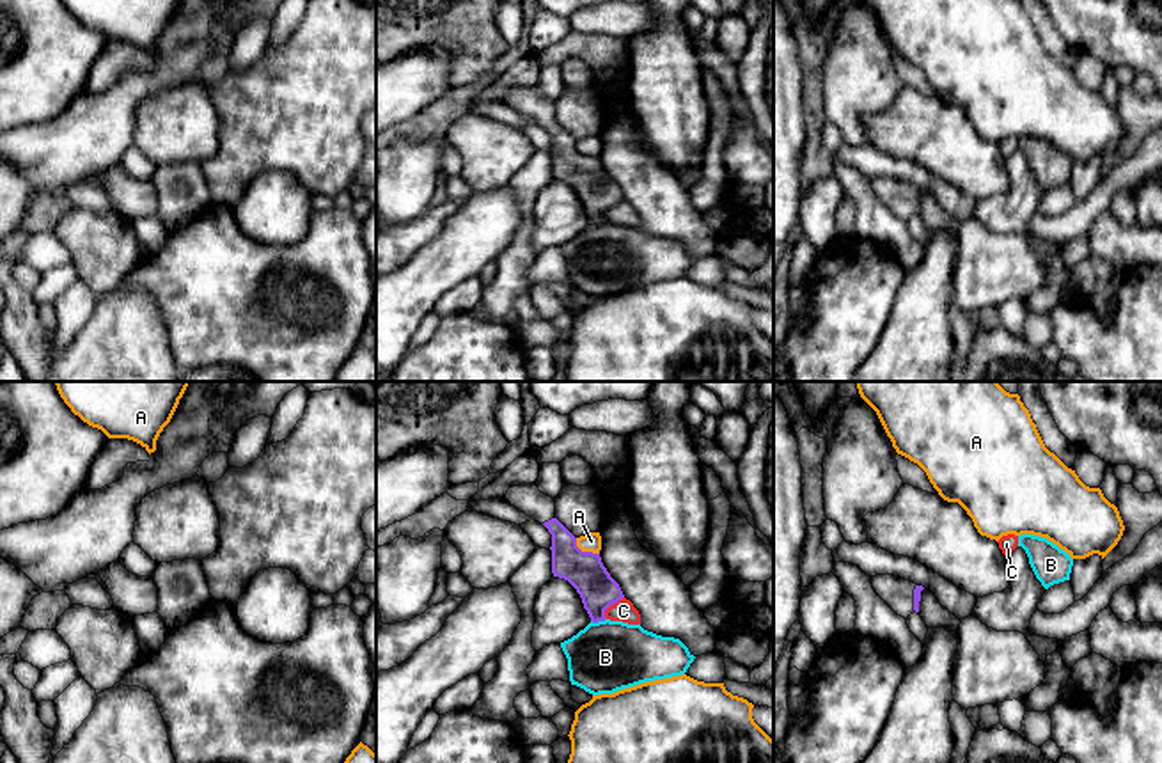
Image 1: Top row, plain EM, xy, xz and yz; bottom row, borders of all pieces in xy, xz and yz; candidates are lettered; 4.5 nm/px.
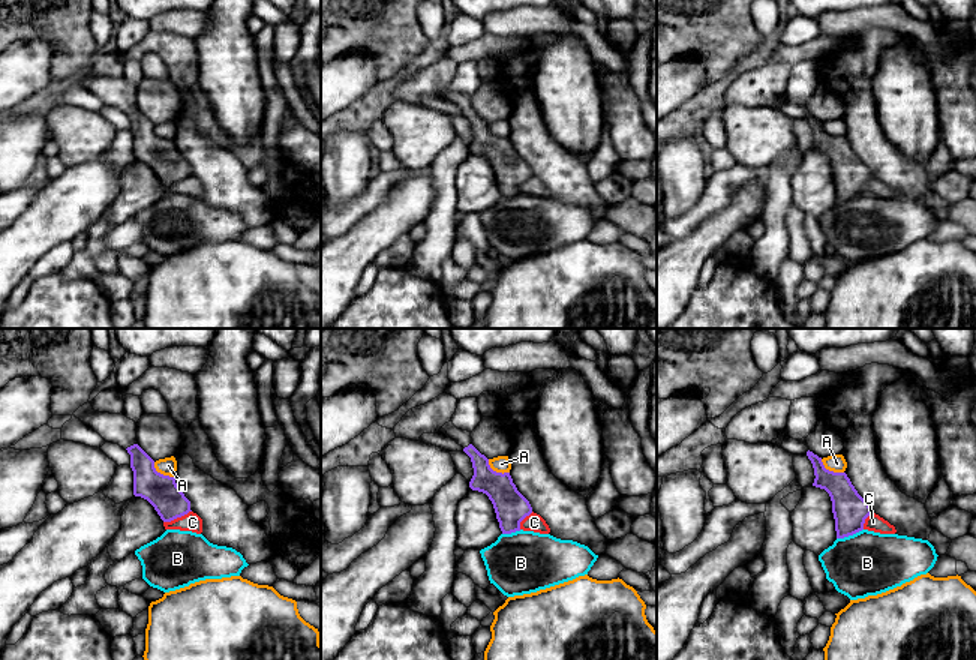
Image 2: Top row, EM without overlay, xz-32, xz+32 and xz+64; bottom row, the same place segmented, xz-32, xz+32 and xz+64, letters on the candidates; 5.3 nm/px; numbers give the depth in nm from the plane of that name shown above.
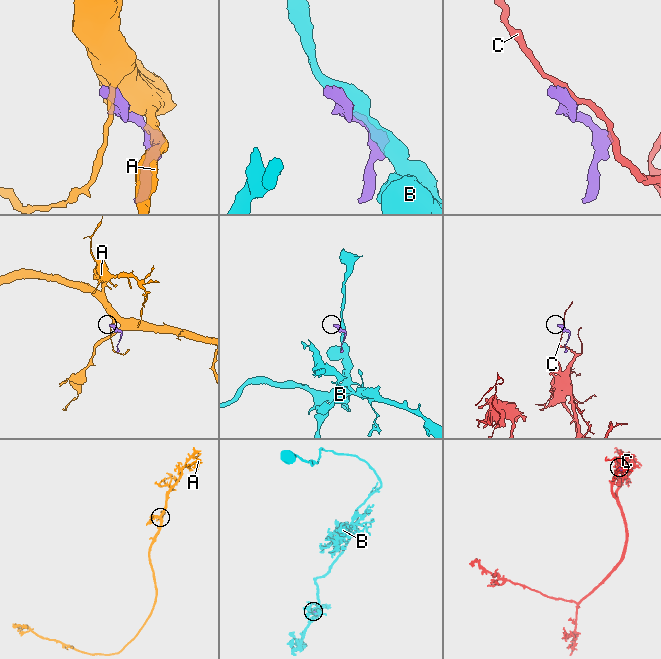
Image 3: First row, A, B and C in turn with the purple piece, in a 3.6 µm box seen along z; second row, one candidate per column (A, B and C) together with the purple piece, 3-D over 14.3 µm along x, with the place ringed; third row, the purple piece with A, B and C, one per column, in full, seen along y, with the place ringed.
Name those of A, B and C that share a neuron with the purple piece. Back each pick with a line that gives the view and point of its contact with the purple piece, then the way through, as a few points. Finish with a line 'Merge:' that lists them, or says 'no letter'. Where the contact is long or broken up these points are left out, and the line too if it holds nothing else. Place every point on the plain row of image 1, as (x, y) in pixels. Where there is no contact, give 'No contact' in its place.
Merge: no letter

